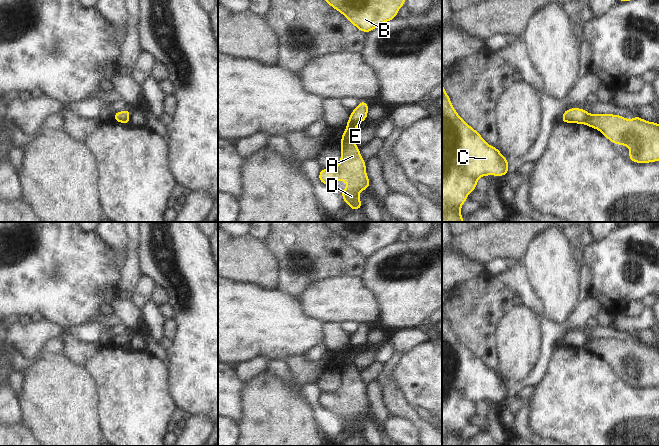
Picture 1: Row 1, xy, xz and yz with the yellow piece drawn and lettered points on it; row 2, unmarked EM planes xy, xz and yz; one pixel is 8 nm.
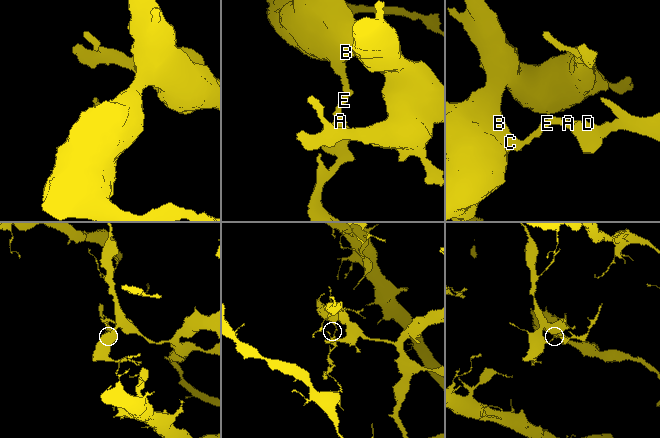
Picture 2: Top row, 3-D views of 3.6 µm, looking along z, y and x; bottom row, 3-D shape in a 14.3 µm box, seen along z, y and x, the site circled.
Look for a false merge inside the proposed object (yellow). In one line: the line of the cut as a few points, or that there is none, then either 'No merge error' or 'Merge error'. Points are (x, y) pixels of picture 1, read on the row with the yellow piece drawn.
Split along xz (352, 139), (341, 144). Merge error.

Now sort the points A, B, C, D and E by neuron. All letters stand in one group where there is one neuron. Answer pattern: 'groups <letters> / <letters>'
groups A D / B C E

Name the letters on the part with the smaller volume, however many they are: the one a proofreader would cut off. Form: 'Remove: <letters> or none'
Remove: A, D

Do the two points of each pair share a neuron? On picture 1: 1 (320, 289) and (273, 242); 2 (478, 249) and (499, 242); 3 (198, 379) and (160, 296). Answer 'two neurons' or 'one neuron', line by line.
1: two neurons
2: one neuron
3: two neurons

